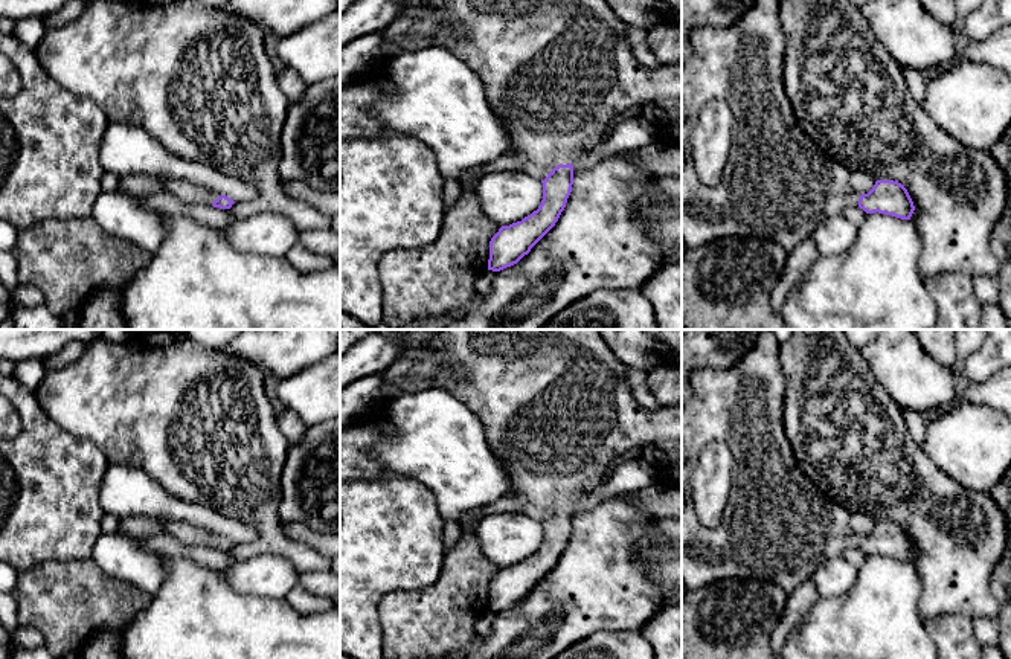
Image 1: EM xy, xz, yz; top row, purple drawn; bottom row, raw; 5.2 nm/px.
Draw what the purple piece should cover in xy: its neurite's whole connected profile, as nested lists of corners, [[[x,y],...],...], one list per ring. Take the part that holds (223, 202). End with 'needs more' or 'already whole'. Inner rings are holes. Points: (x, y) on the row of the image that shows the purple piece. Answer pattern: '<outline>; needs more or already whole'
[[[163,178],[163,189],[178,200],[194,204],[207,204],[220,209],[230,209],[235,203],[226,195],[218,195],[206,188],[192,185],[183,178]]]; needs more

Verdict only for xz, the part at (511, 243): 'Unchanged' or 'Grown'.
Grown

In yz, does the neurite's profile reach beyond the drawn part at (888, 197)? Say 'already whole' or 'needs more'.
needs more

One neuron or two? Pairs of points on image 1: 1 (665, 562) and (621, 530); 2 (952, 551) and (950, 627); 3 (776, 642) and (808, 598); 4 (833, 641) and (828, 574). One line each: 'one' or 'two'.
1: two
2: two
3: one
4: two

